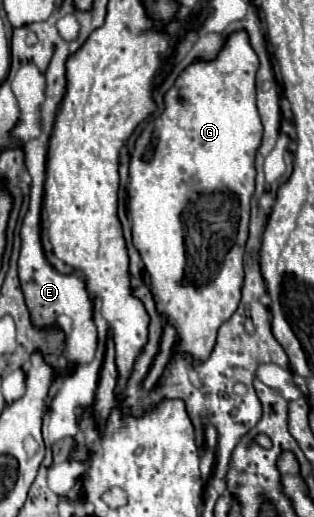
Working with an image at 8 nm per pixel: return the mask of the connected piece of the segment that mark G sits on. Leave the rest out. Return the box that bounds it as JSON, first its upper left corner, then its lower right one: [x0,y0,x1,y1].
[129,32,263,362]

